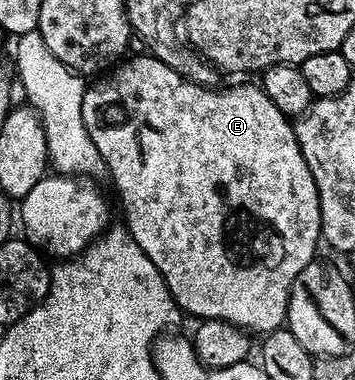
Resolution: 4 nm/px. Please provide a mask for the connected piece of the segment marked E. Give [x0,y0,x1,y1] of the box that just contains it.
[82,56,322,335]

